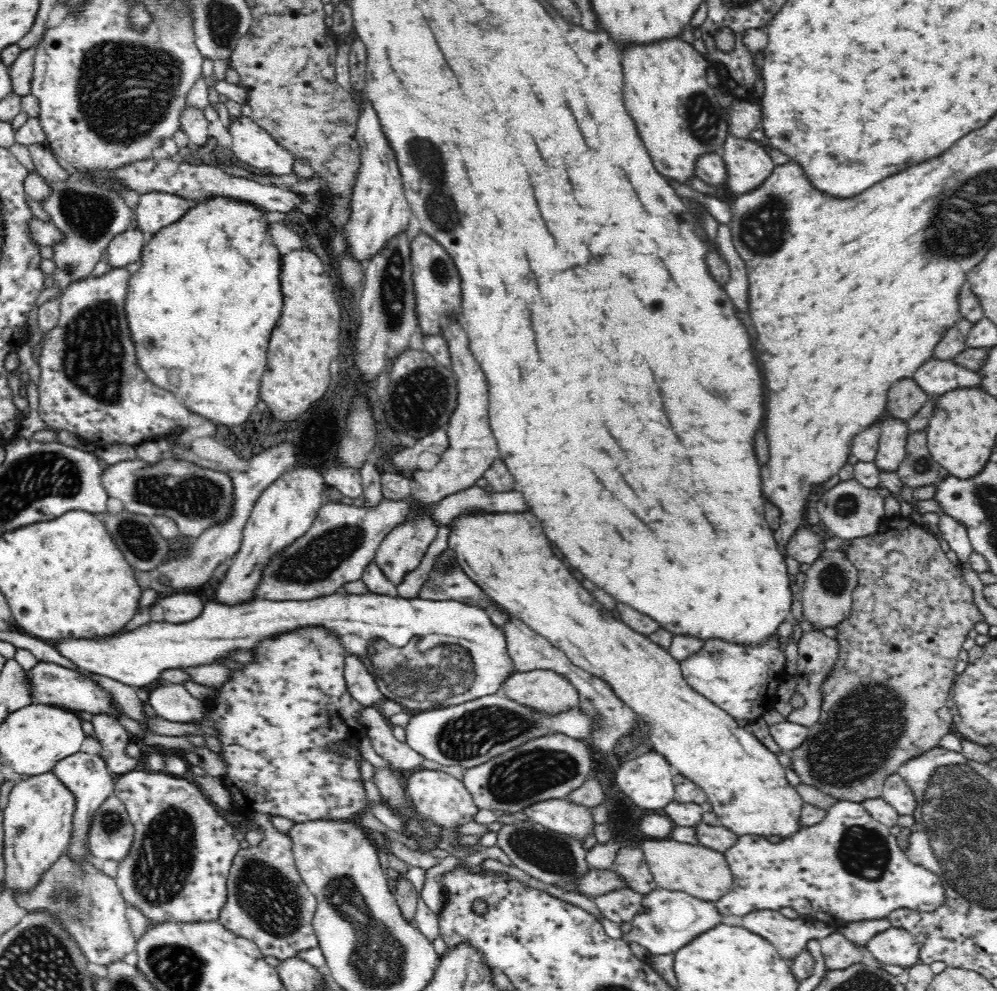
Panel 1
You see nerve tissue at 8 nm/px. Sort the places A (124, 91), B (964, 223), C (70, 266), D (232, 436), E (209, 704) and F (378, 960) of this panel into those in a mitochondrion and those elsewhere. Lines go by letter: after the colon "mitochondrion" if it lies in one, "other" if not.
A: mitochondrion
B: mitochondrion
C: mitochondrion
D: other
E: other
F: mitochondrion

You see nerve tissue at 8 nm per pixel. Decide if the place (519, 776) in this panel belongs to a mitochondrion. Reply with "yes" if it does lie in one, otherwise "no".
yes

